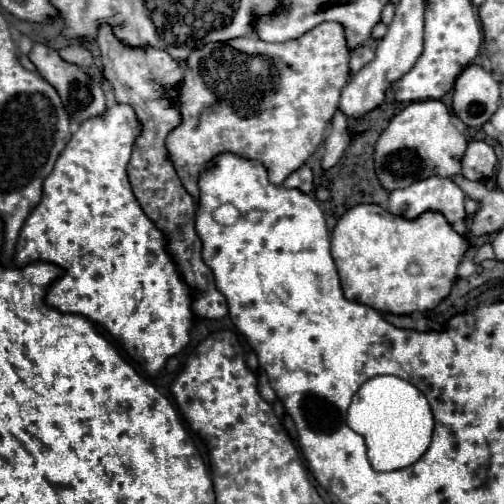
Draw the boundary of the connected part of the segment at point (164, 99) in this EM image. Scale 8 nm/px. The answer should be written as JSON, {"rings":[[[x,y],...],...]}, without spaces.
{"rings":[[[109,23],[99,25],[97,45],[101,49],[105,79],[113,85],[117,101],[131,105],[143,123],[143,133],[133,145],[133,155],[127,167],[133,193],[147,217],[165,233],[169,241],[169,253],[179,265],[179,271],[183,273],[185,281],[193,287],[193,311],[203,319],[221,319],[227,313],[227,301],[217,291],[213,273],[201,259],[201,241],[195,233],[195,199],[181,185],[165,149],[167,133],[181,123],[181,115],[175,101],[177,85],[185,73],[185,63],[173,59],[167,51],[151,45],[129,47],[121,43]]]}

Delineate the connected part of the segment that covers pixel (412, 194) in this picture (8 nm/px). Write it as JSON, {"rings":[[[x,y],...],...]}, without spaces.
{"rings":[[[427,177],[389,193],[389,211],[405,219],[417,219],[425,211],[437,211],[453,225],[465,219],[463,203],[463,191],[445,177]]]}

